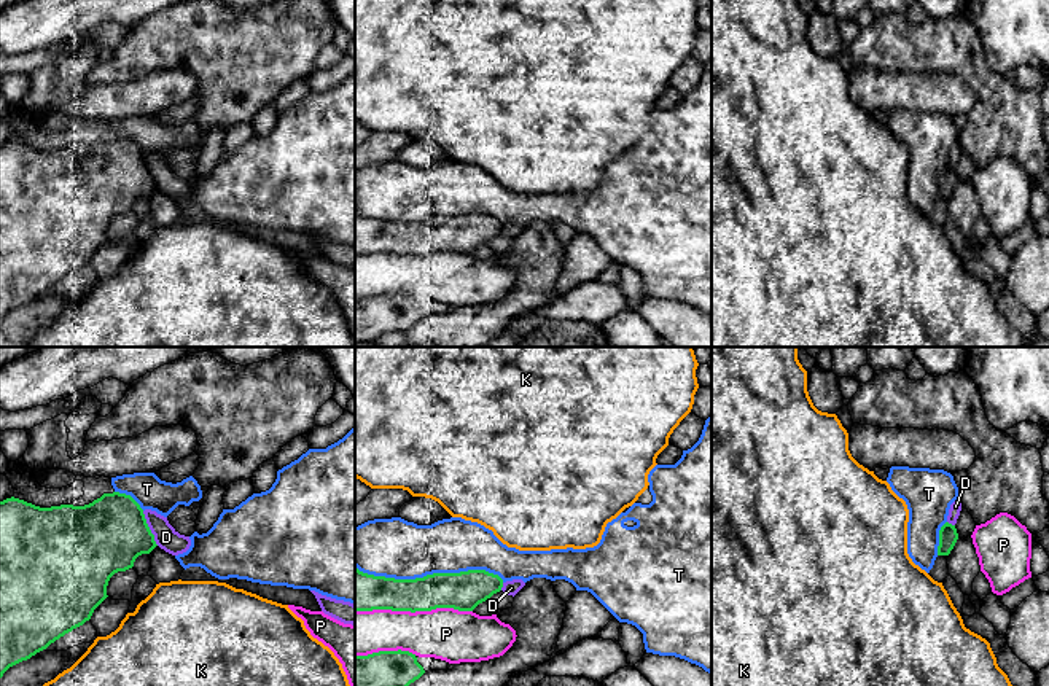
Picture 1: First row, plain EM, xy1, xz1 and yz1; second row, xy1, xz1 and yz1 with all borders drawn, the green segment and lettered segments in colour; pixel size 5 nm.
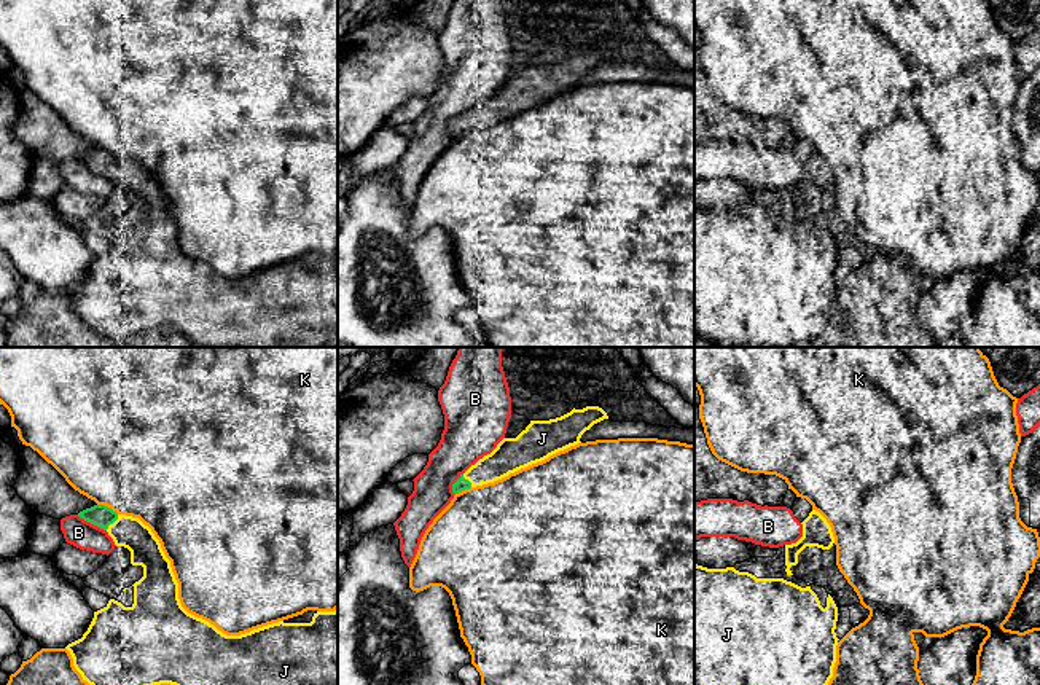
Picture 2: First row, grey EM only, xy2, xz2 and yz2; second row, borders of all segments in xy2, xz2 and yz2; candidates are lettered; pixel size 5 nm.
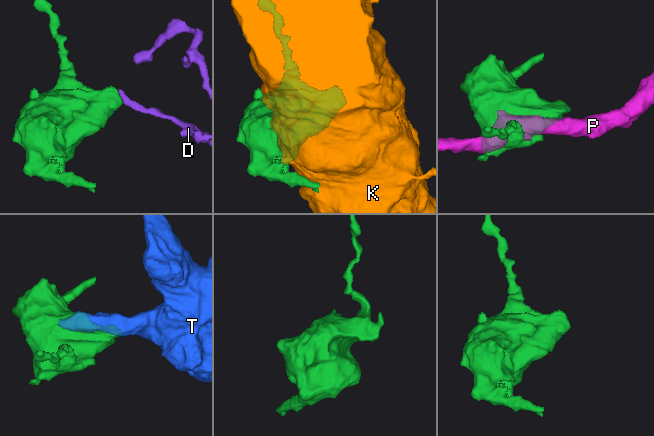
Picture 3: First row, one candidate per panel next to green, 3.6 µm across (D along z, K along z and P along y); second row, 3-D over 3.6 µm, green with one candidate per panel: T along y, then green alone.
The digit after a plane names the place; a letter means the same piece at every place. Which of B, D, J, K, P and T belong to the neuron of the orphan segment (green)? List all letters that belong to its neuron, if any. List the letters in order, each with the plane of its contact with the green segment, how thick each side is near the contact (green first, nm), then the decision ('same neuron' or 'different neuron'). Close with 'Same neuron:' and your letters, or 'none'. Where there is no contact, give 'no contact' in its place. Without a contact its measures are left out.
B: meets green in xy2; 110 nm thick on the green side, 140 nm on the other; different neuron
D: meets green in xy1; 380 nm thick on the green side, 120 nm on the other; different neuron
J: meets green in xy2; 110 nm thick on the green side, 160 nm on the other; same neuron
K: meets green in xy2; 110 nm thick on the green side, 500 nm on the other; different neuron
P: meets green in xz1; 180 nm thick on the green side, 260 nm on the other; different neuron
T: meets green in xz1; 200 nm thick on the green side, 300 nm on the other; different neuron
Same neuron: J

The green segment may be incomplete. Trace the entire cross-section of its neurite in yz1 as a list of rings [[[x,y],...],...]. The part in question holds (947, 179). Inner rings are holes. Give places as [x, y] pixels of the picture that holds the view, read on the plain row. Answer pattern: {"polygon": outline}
{"polygon": [[[946,166],[939,173],[938,199],[949,199],[958,183],[955,169]]]}

